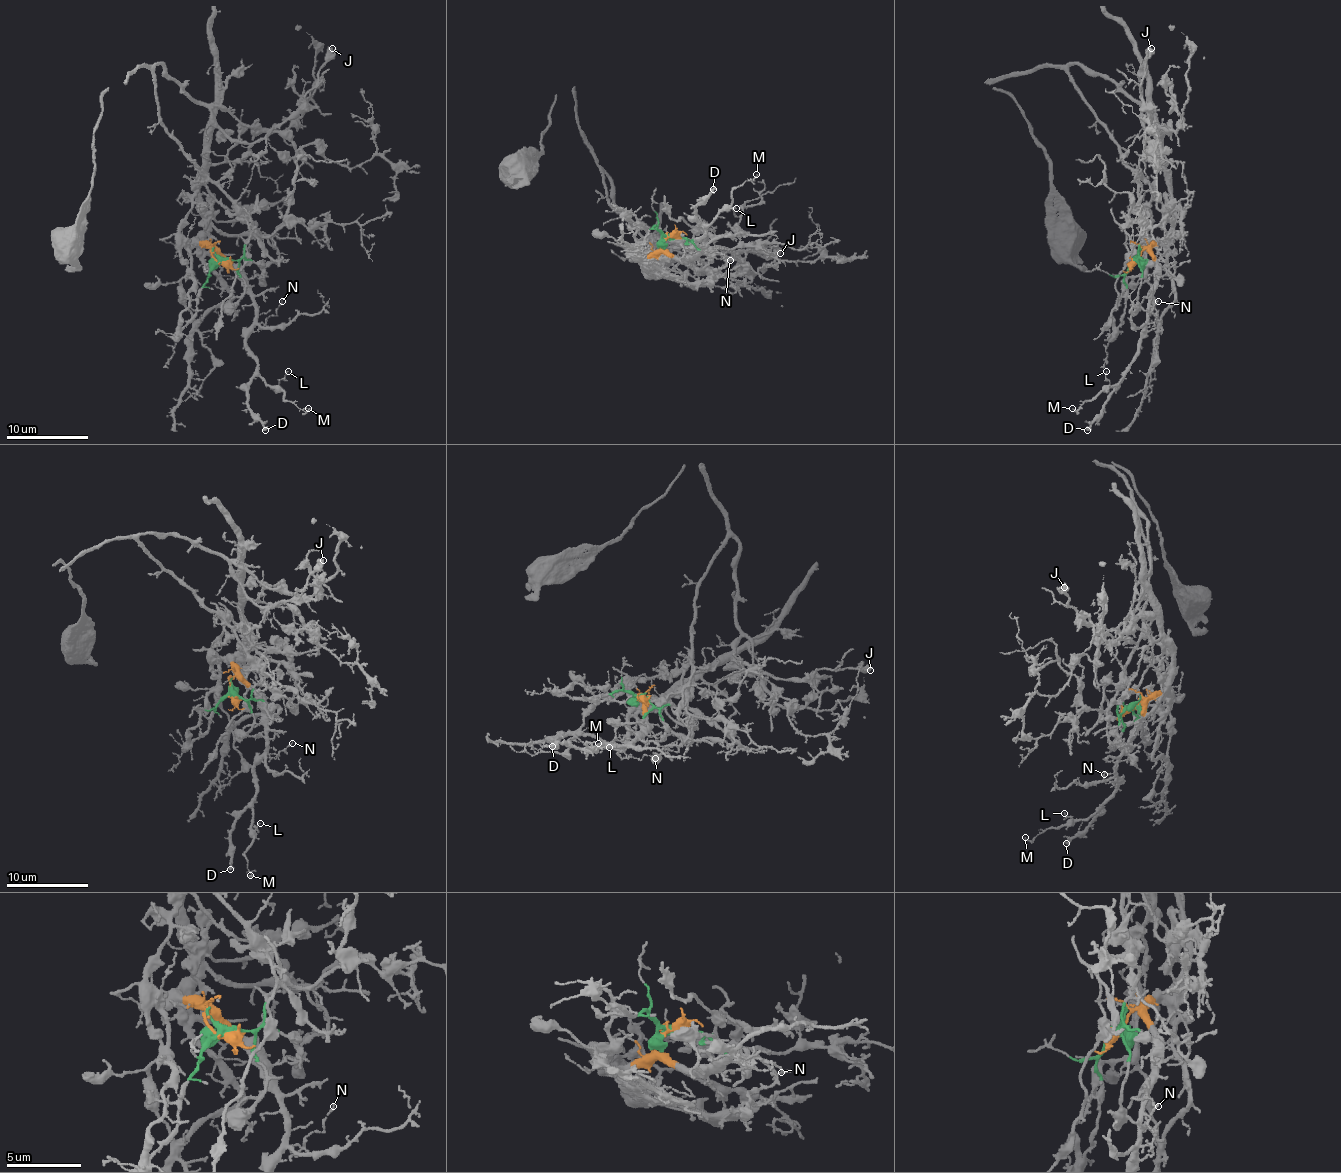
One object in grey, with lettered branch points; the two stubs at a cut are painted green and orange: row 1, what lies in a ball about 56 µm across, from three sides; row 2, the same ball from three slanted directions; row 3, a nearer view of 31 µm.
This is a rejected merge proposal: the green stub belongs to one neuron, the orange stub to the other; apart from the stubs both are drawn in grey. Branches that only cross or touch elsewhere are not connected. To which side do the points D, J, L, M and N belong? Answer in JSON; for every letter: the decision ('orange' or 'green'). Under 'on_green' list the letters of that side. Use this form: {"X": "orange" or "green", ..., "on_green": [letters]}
{"D": "orange", "J": "green", "L": "orange", "M": "orange", "N": "orange", "on_green": ["J"]}

